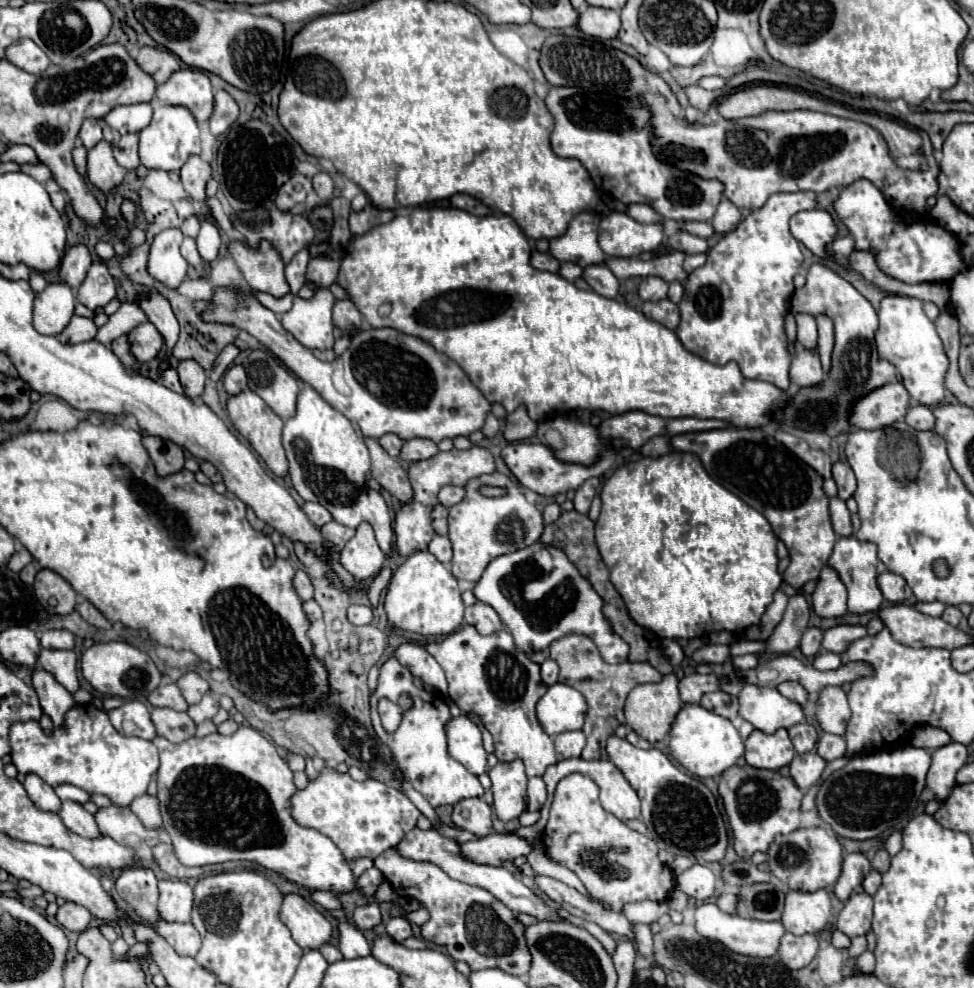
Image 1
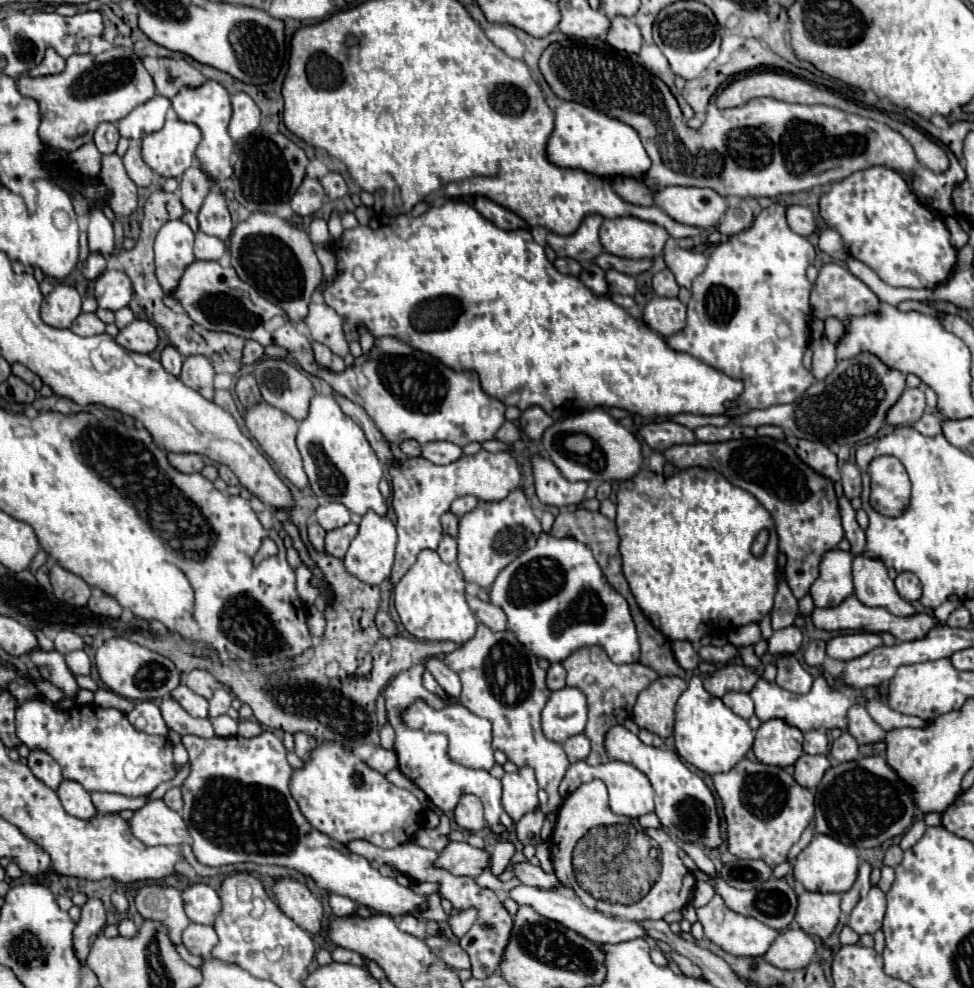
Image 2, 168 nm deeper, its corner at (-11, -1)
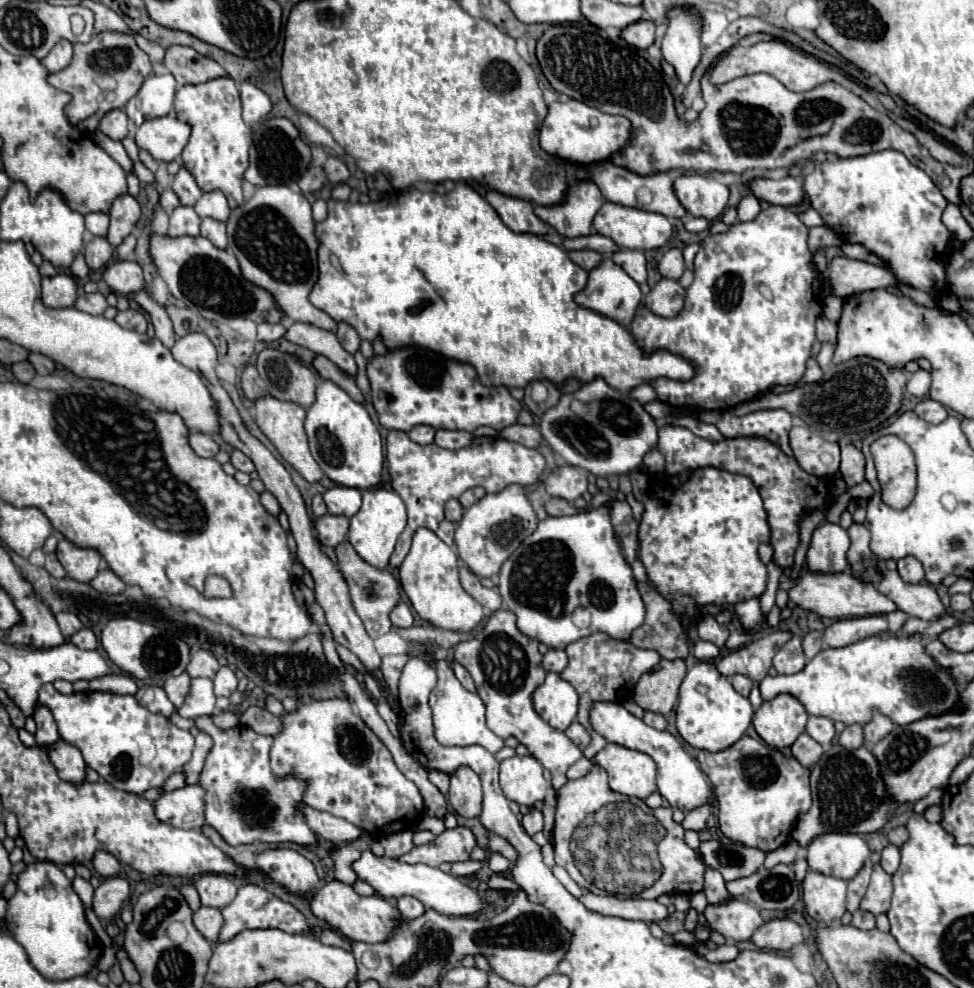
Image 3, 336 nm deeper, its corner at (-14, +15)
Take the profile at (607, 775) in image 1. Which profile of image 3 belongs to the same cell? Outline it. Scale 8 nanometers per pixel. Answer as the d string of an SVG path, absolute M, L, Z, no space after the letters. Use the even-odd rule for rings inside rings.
M606 744L592 762L606 768L610 788L614 792L642 800L656 792L656 764L644 752L636 752L620 744Z

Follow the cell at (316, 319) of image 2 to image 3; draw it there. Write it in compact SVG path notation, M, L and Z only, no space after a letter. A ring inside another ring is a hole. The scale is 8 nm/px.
M338 324L338 332L336 332L342 348L350 354L356 354L360 350L360 336L358 332L350 326L350 324Z

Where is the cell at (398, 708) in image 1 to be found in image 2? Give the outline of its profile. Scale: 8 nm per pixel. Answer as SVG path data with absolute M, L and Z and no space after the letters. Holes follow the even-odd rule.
M411 704L401 712L401 720L407 728L417 728L423 732L443 732L449 738L449 756L469 768L491 770L493 760L493 746L491 746L491 722L485 718L475 716L463 704L449 704L443 710L433 710L427 704Z

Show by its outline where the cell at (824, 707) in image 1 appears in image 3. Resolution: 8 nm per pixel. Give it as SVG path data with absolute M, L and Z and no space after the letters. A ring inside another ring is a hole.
M876 712L876 714L874 714L874 720L864 726L866 744L868 744L868 746L874 746L874 744L880 742L884 736L888 736L892 730L894 730L892 720L888 720L886 716L882 716L882 714Z

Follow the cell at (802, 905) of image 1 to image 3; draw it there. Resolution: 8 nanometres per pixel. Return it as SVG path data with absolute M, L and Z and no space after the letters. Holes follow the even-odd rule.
M808 870L802 882L802 900L806 898L806 912L816 922L830 924L846 912L846 882ZM806 884L806 894L804 894Z

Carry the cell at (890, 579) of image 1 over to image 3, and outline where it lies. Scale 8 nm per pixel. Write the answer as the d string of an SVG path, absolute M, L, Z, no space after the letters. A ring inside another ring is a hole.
M906 556L902 560L898 560L898 574L904 582L912 582L912 584L918 584L918 582L924 582L926 574L924 574L924 568L920 564L920 560L916 560L914 556Z

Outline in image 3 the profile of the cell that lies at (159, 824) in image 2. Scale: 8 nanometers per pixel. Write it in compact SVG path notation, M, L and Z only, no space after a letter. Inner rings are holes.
M200 784L166 792L154 802L156 816L176 828L198 830L204 826L204 796L206 790Z

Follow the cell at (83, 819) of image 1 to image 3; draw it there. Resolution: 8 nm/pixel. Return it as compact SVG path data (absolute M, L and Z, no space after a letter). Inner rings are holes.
M58 740L48 746L48 758L58 770L58 776L62 776L62 780L70 780L74 784L80 784L84 780L86 762L76 746L68 744L66 740Z

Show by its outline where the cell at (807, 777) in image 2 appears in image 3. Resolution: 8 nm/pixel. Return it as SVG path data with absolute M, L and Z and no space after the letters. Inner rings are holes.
M802 732L796 742L790 746L792 748L792 756L802 764L802 766L812 766L818 762L818 758L822 756L822 746L810 738L806 732Z

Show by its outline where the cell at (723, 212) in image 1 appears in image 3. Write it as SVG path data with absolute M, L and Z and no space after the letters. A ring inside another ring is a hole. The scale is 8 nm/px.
M744 196L738 204L738 218L742 222L748 222L748 220L754 220L760 212L760 202L754 198L754 196Z

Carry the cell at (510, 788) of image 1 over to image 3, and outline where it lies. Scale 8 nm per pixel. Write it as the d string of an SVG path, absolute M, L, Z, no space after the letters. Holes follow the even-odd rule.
M514 756L500 762L500 790L520 806L542 802L546 796L542 766L534 756Z

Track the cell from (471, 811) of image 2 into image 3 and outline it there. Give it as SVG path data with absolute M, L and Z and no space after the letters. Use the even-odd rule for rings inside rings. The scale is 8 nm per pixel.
M460 766L456 772L450 774L450 790L448 802L452 804L454 812L464 818L476 818L482 810L482 786L480 778L468 766Z

